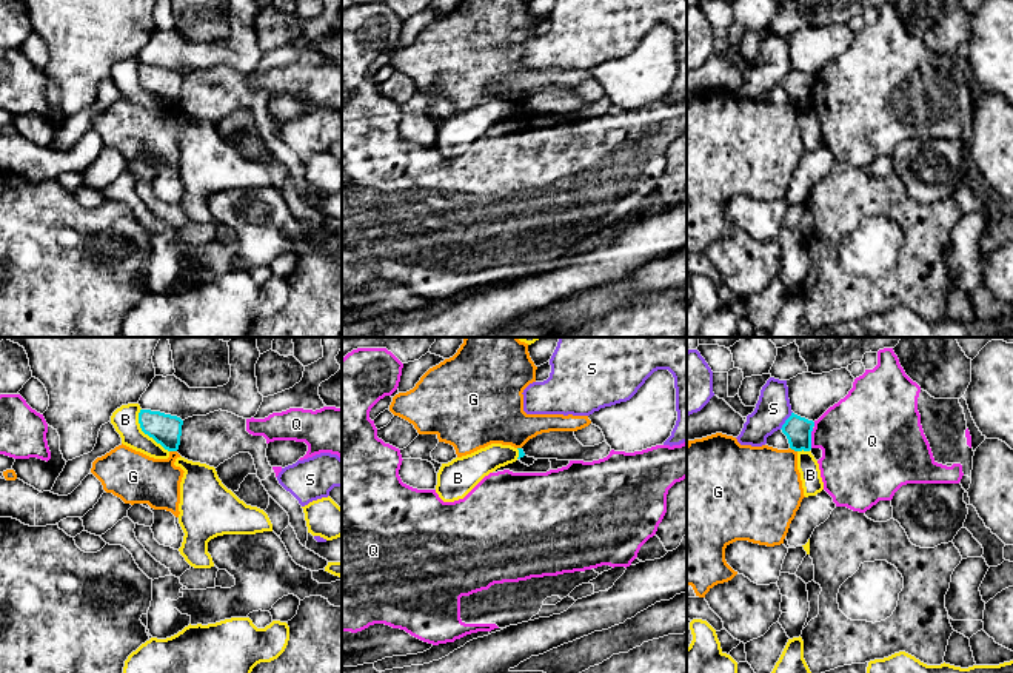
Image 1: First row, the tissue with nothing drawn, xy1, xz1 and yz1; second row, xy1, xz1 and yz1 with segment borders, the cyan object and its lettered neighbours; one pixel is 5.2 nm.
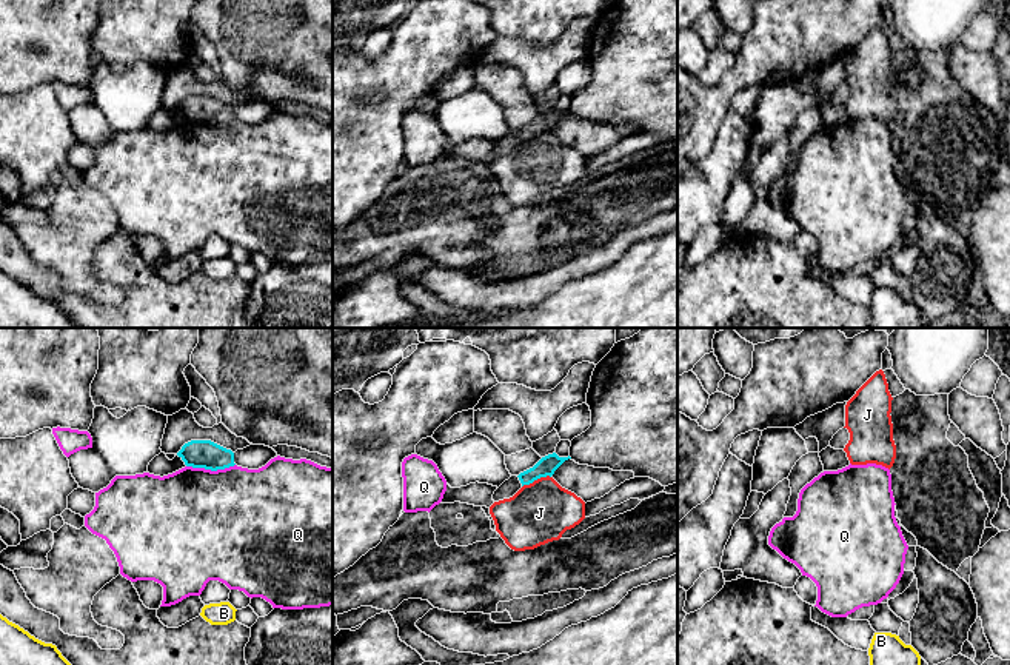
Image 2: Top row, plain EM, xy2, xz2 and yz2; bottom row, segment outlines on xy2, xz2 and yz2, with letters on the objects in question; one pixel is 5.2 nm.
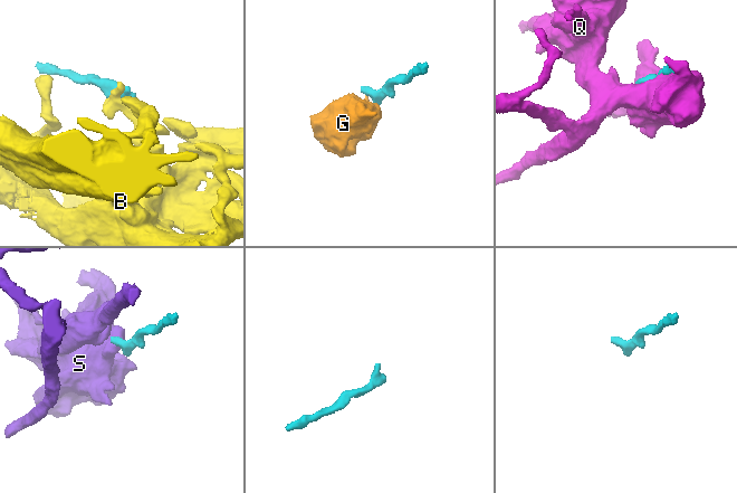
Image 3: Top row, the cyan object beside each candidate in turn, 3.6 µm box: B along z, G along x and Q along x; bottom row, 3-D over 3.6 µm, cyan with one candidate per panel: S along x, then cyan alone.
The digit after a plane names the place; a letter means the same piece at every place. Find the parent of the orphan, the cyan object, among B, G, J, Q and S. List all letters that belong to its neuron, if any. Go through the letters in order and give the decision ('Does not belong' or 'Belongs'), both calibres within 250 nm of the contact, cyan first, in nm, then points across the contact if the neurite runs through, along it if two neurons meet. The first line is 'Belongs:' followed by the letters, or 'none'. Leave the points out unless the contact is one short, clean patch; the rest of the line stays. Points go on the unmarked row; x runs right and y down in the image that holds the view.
Belongs: none
B: Does not belong. Thickness 160 nm (cyan) against 140 nm
G: Does not belong. Thickness 160 nm (cyan) against 260 nm. Boundary: xy1 (170, 105), (176, 107)
J: Does not belong. Thickness 100 nm (cyan) against 320 nm. Boundary: xz2 (550, 131), (541, 131), (522, 142)
Q: Does not belong. Thickness 150 nm (cyan) against 480 nm
S: Does not belong. Thickness 140 nm (cyan) against 180 nm. Boundary: yz1 (792, 66), (779, 83)

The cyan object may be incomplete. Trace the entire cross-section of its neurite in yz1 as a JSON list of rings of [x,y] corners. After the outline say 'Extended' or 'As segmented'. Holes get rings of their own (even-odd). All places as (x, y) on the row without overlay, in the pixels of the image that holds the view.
[[[791,68],[791,71],[785,75],[781,85],[787,91],[791,105],[810,106],[813,82],[813,75]]]. As segmented

